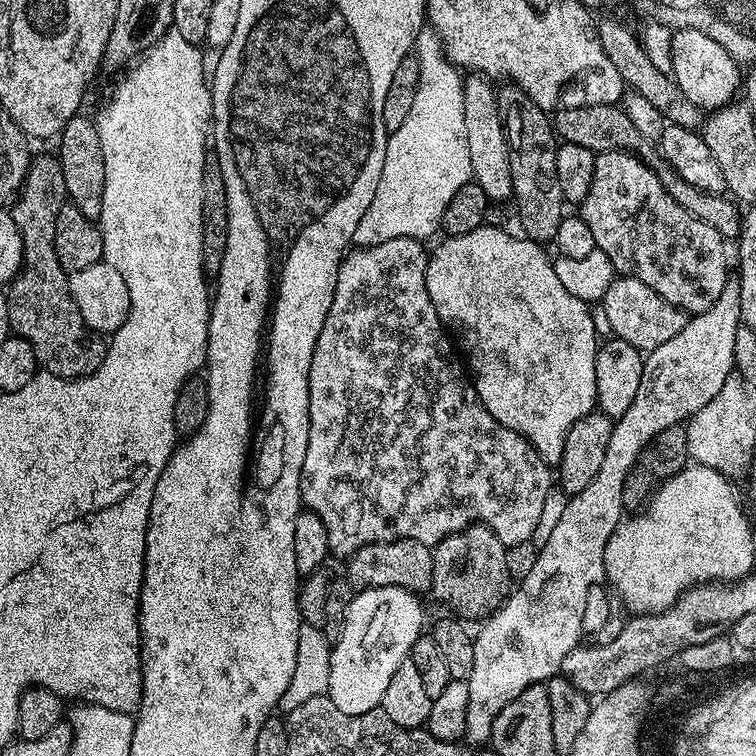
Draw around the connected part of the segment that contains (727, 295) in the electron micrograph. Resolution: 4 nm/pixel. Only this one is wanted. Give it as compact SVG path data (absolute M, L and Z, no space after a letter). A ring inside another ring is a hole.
M729 278L726 286L722 290L722 294L718 294L718 298L714 302L714 306L710 306L708 312L697 312L691 318L685 319L682 330L678 330L678 334L674 334L674 338L670 338L670 342L662 342L662 346L658 346L653 352L644 356L644 369L642 370L642 382L638 386L638 394L634 397L634 402L630 402L626 414L615 417L612 425L612 433L610 434L610 446L606 446L606 455L602 457L602 467L599 468L598 474L594 474L594 479L590 481L590 486L586 486L586 490L582 490L577 496L571 497L568 505L562 513L557 526L551 531L550 538L539 545L536 561L528 568L528 573L520 580L520 585L511 589L510 595L505 599L504 603L483 621L484 624L480 629L474 632L474 670L470 670L470 678L467 686L470 690L470 703L466 706L466 730L464 731L467 743L485 744L487 745L492 738L494 730L494 718L498 718L498 714L502 714L502 710L510 703L514 702L514 698L518 698L518 694L522 694L522 690L526 690L535 684L544 684L552 679L553 676L560 672L562 662L566 654L570 654L581 643L580 635L585 635L584 615L588 612L588 595L592 592L592 587L599 580L605 579L604 559L606 558L606 542L611 538L613 530L622 522L625 515L624 503L622 502L622 486L626 486L626 478L630 474L630 470L634 466L636 459L642 454L642 450L652 442L652 439L658 434L662 434L662 430L666 430L675 424L684 424L691 420L692 415L698 410L702 410L702 406L706 406L706 402L710 402L710 398L714 398L714 394L718 394L718 390L722 390L722 386L726 382L726 378L733 375L736 359L734 358L734 334L738 334L738 292L740 290L739 279Z

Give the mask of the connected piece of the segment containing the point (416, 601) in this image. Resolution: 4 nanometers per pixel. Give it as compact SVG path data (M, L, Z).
M398 586L361 587L353 595L339 625L340 637L331 645L327 695L342 714L366 714L379 708L386 685L398 666L412 654L414 642L425 631L421 597Z

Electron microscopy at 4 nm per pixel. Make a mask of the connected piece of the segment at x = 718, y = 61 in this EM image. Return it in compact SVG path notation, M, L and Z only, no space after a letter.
M681 28L675 33L672 40L672 68L670 75L676 81L676 85L686 94L690 102L694 102L701 110L715 110L733 103L735 94L742 84L742 72L736 59L714 38L706 38L706 34L698 34L698 30Z

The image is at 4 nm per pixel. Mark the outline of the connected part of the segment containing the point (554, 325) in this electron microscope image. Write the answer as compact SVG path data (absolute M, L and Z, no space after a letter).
M481 226L470 230L470 234L441 239L441 244L436 249L431 249L428 258L426 290L430 294L430 302L434 302L434 310L438 310L438 318L443 322L445 329L449 333L457 332L460 335L461 345L459 344L459 347L462 349L467 371L470 373L472 383L476 385L476 393L482 406L486 406L488 413L502 426L526 437L530 446L534 446L534 450L543 458L545 464L556 466L562 458L562 446L566 446L566 434L570 434L570 426L574 426L578 418L590 414L597 407L594 366L596 365L598 337L592 321L592 308L584 301L574 298L574 294L566 291L558 274L554 274L554 263L550 256L548 260L547 254L540 249L543 247L535 240L529 240L520 234L515 235L511 236L504 228Z

